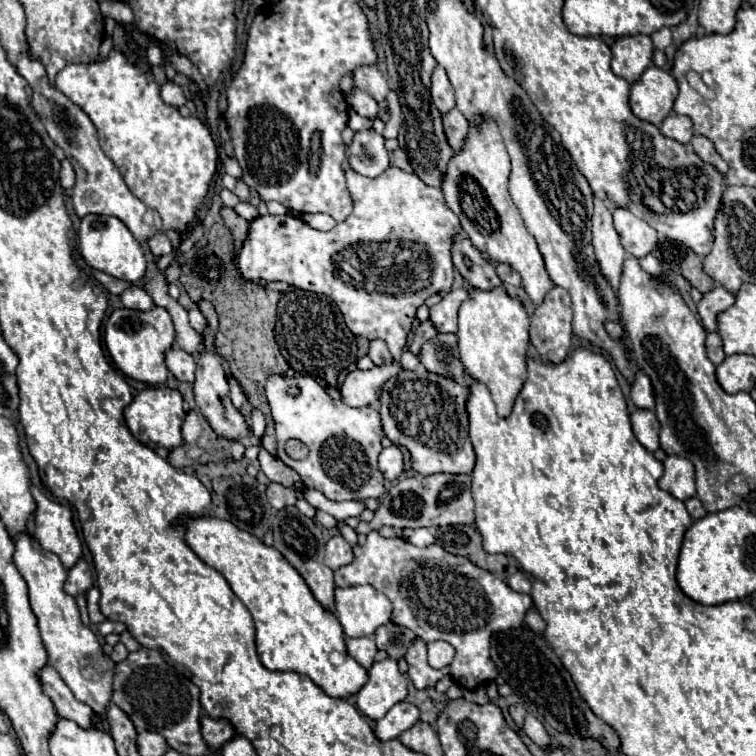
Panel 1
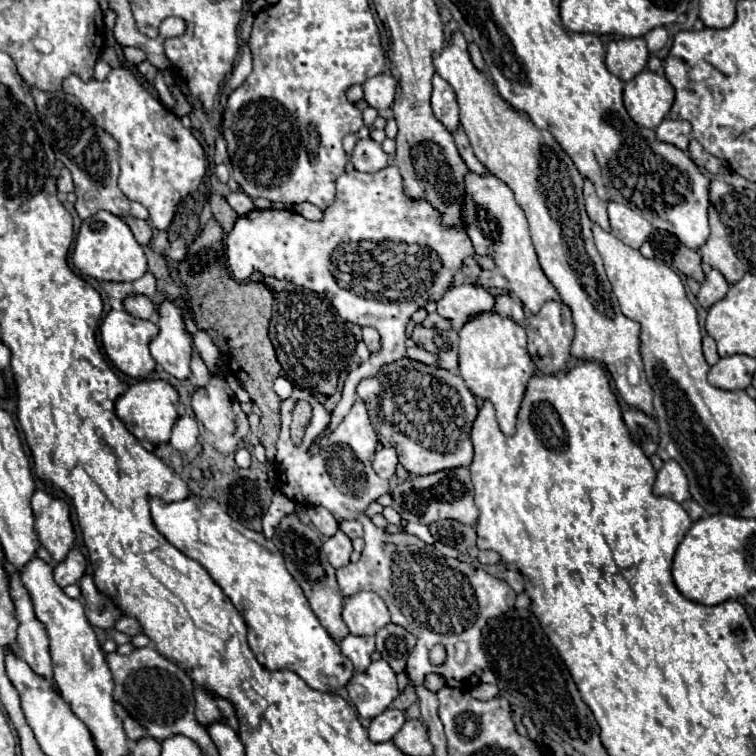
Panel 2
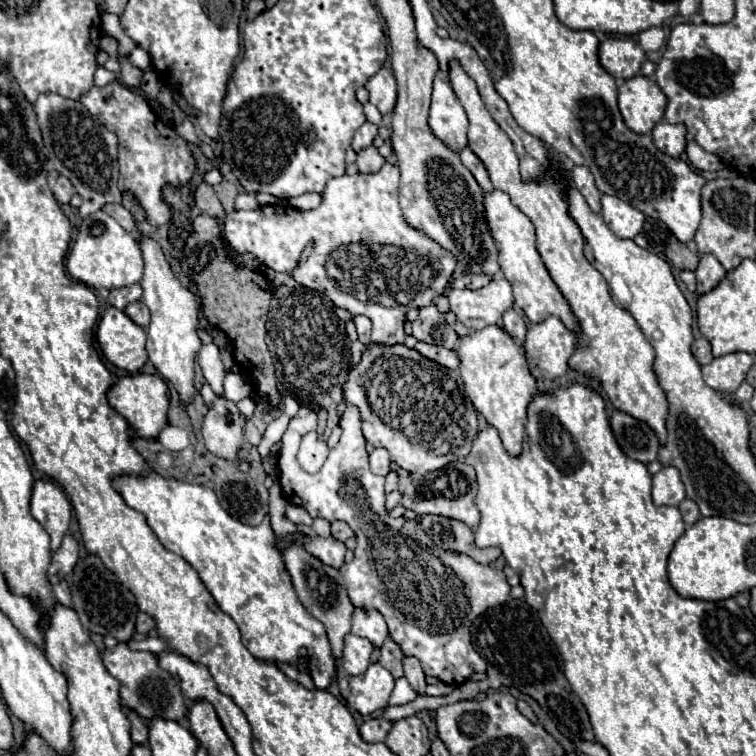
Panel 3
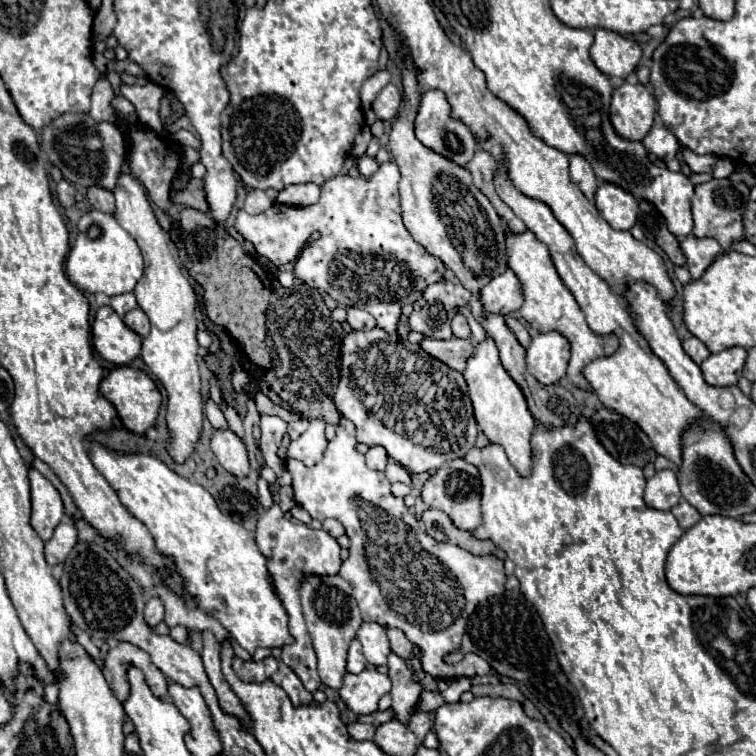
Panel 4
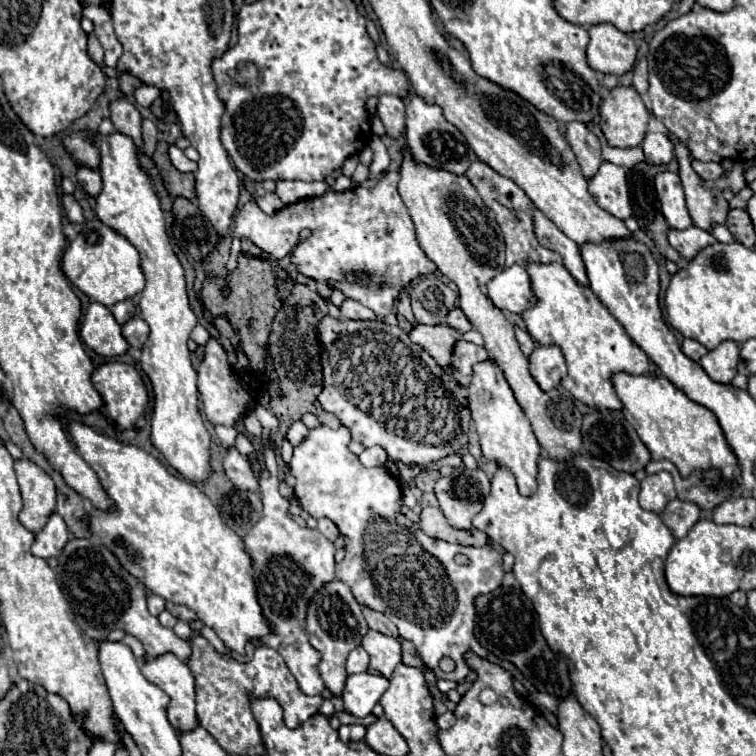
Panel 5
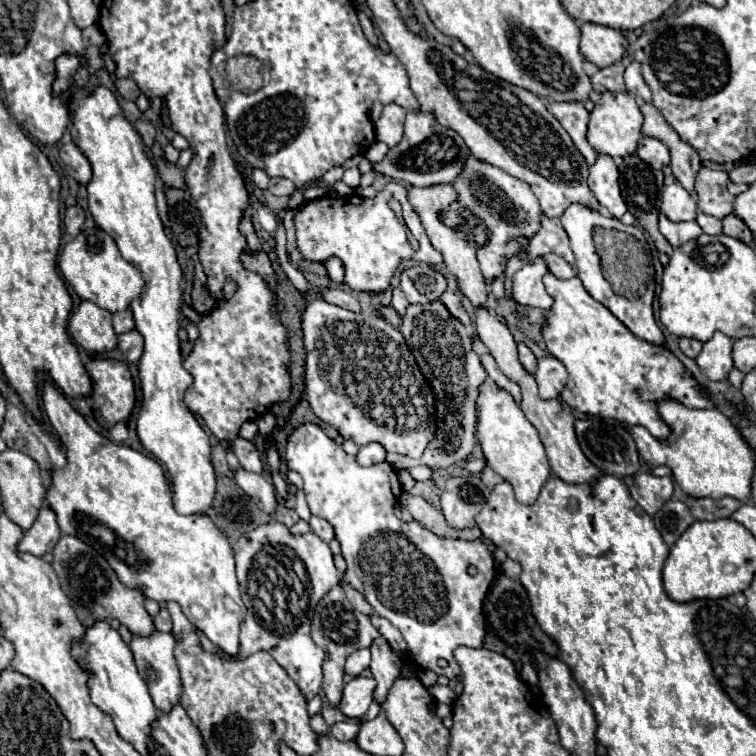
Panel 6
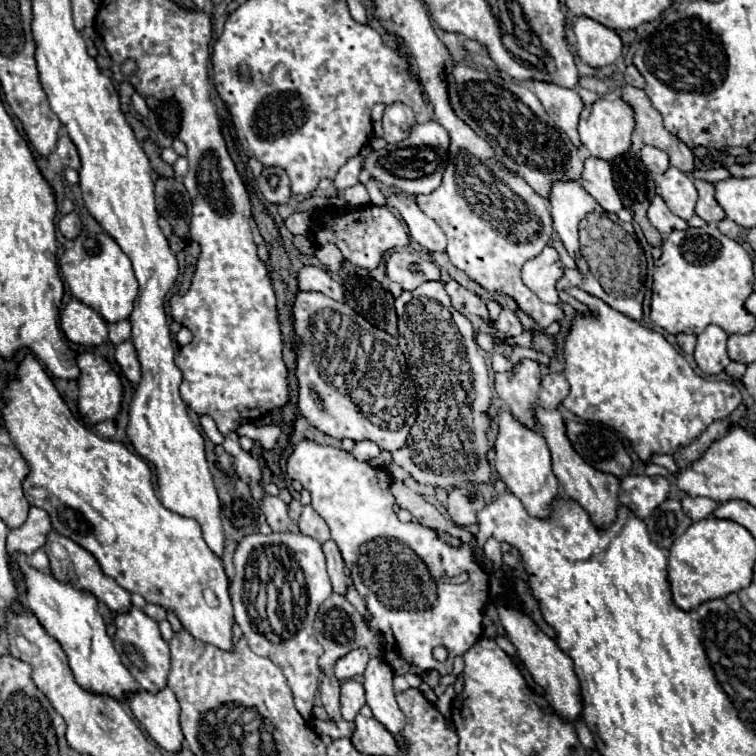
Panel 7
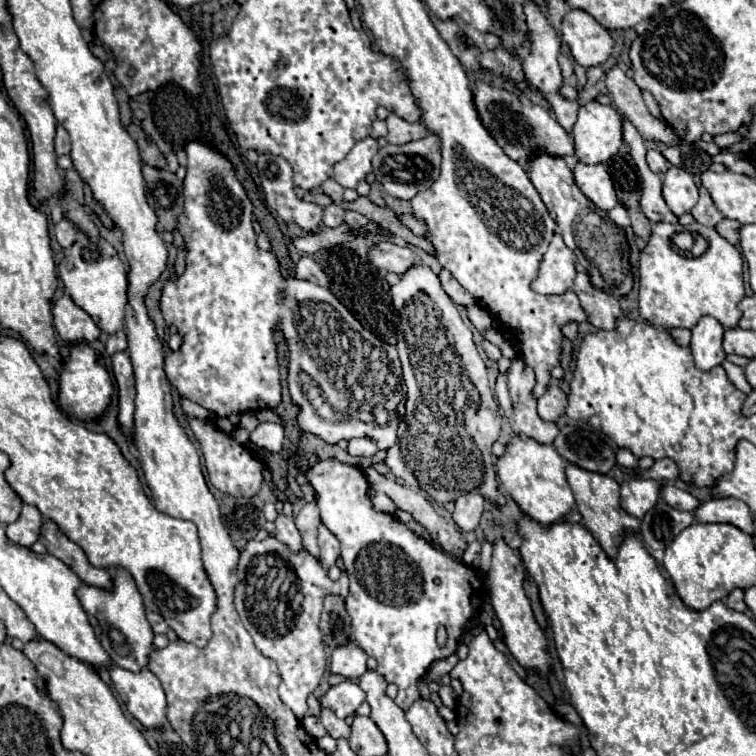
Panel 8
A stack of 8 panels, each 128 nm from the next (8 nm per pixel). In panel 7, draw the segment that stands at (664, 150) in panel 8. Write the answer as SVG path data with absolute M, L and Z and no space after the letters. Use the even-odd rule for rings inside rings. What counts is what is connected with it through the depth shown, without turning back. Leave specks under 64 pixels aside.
M722 166L722 168L714 168L714 170L690 170L688 172L692 178L696 180L706 180L706 182L716 182L716 180L724 180L724 176L730 176L730 172Z

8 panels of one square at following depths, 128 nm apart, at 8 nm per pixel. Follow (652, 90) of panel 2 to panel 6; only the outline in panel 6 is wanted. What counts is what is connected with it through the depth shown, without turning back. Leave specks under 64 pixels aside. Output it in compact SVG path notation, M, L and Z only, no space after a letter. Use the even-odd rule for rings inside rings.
M604 92L600 96L600 100L596 102L594 110L590 112L586 138L598 154L608 154L612 158L618 158L618 156L624 158L624 156L636 152L638 140L642 136L640 134L642 122L644 122L644 116L632 96L628 96L626 92Z

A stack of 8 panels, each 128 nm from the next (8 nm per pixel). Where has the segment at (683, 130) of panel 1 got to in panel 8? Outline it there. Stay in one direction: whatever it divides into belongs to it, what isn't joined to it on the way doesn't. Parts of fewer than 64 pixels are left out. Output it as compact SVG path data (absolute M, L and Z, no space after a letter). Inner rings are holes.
M650 148L646 154L646 162L650 166L652 172L656 172L658 176L664 176L664 172L670 168L670 162L664 160L664 156L660 152L656 152L656 148Z

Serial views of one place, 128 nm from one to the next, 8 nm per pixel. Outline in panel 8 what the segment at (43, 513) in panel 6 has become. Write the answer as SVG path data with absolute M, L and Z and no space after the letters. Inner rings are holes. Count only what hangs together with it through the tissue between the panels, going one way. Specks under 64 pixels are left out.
M24 504L18 520L6 526L6 536L10 540L16 540L18 544L32 546L38 540L38 536L40 536L42 522L44 520L42 520L42 514L38 512L38 508Z

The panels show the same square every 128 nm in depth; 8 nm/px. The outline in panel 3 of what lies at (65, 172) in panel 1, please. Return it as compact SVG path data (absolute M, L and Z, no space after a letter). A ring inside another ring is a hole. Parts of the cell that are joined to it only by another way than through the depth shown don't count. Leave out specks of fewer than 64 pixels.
M58 176L58 180L56 180L52 192L54 192L54 196L56 196L56 200L58 200L60 204L68 204L70 198L76 194L74 186L70 184L70 180L68 180L66 176Z

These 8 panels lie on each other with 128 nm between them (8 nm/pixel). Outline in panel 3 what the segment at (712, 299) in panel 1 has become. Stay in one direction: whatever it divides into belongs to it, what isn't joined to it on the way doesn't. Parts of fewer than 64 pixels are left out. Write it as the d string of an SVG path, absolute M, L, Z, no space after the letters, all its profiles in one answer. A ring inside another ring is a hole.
M702 254L698 268L696 268L696 282L698 282L698 294L712 290L724 276L724 266L712 256L712 254Z

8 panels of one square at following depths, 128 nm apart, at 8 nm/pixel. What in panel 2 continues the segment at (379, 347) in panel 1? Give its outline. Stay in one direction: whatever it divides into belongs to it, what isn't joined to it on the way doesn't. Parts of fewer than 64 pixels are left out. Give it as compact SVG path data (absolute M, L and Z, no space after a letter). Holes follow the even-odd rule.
M364 326L364 328L362 328L362 340L364 340L364 344L368 346L370 352L376 352L378 346L380 346L380 336L378 336L378 332L376 332L374 328L370 328L370 326Z

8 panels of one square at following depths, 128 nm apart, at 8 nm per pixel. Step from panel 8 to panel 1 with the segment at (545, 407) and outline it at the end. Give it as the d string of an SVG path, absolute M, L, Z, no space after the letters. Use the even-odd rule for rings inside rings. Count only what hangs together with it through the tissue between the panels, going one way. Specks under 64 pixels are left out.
M552 288L530 318L530 342L544 362L562 362L572 344L572 300L564 288Z

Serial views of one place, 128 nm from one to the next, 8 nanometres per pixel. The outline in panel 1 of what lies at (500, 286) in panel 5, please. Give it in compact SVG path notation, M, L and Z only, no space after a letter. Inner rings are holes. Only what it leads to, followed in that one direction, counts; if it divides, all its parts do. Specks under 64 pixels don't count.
M458 288L450 290L442 296L442 300L430 308L430 320L438 328L438 332L456 332L458 330L458 308L464 300L468 300L468 290Z

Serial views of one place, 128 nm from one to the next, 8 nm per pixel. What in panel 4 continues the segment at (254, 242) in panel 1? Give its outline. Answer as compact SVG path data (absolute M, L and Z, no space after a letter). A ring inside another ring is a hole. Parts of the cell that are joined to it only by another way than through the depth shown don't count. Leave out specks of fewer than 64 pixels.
M384 162L378 172L364 180L352 176L334 176L322 184L322 196L318 204L312 206L284 206L274 204L270 210L260 214L248 214L246 210L238 210L234 228L240 236L254 244L256 252L268 258L272 264L282 266L288 262L296 262L296 276L318 290L328 292L342 306L356 306L370 312L378 326L388 334L396 332L400 310L404 302L414 302L420 298L428 284L440 282L444 274L444 264L434 256L428 256L420 244L416 244L402 224L402 212L398 202L398 180L400 172L394 162ZM312 232L320 232L320 238L308 242ZM370 298L404 298L404 300L370 300ZM310 419L307 431L298 440L292 440L288 446L288 458L302 460L304 464L316 464L320 456L324 454L327 446L325 437L326 423L320 419Z

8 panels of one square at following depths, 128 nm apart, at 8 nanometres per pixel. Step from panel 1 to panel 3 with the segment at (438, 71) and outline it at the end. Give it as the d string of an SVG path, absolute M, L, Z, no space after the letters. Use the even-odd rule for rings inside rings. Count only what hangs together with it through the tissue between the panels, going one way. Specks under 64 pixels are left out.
M444 76L434 78L428 126L430 126L432 134L438 140L442 140L450 150L462 152L468 146L466 112L464 112L462 104L458 102L450 82Z

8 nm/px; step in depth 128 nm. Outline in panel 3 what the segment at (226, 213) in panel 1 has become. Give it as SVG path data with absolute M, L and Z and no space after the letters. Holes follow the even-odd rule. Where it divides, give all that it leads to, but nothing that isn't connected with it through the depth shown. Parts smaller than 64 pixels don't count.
M202 182L202 184L196 188L194 204L196 204L202 212L206 212L208 216L212 216L212 218L216 218L216 220L222 220L222 218L226 216L226 214L224 214L224 208L222 208L222 204L220 204L216 192L214 192L214 188L212 188L210 184L206 184L206 182Z

